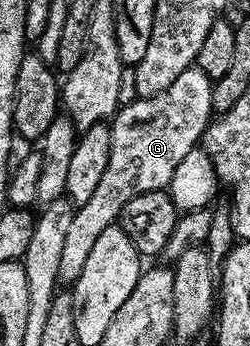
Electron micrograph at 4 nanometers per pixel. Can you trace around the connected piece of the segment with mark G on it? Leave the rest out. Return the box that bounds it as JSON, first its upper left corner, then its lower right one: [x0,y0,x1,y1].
[58,65,214,285]

